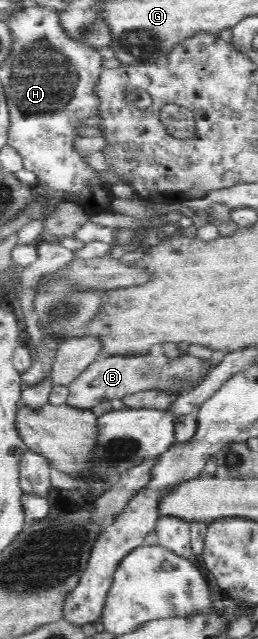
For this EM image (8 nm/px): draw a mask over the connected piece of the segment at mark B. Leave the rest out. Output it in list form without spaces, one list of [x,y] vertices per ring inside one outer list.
[[[150,352],[143,355],[103,356],[90,364],[69,384],[66,405],[88,410],[100,402],[113,398],[121,399],[142,390],[157,390],[180,395],[196,388],[206,378],[211,368],[208,362],[188,354],[169,357],[153,355]]]

